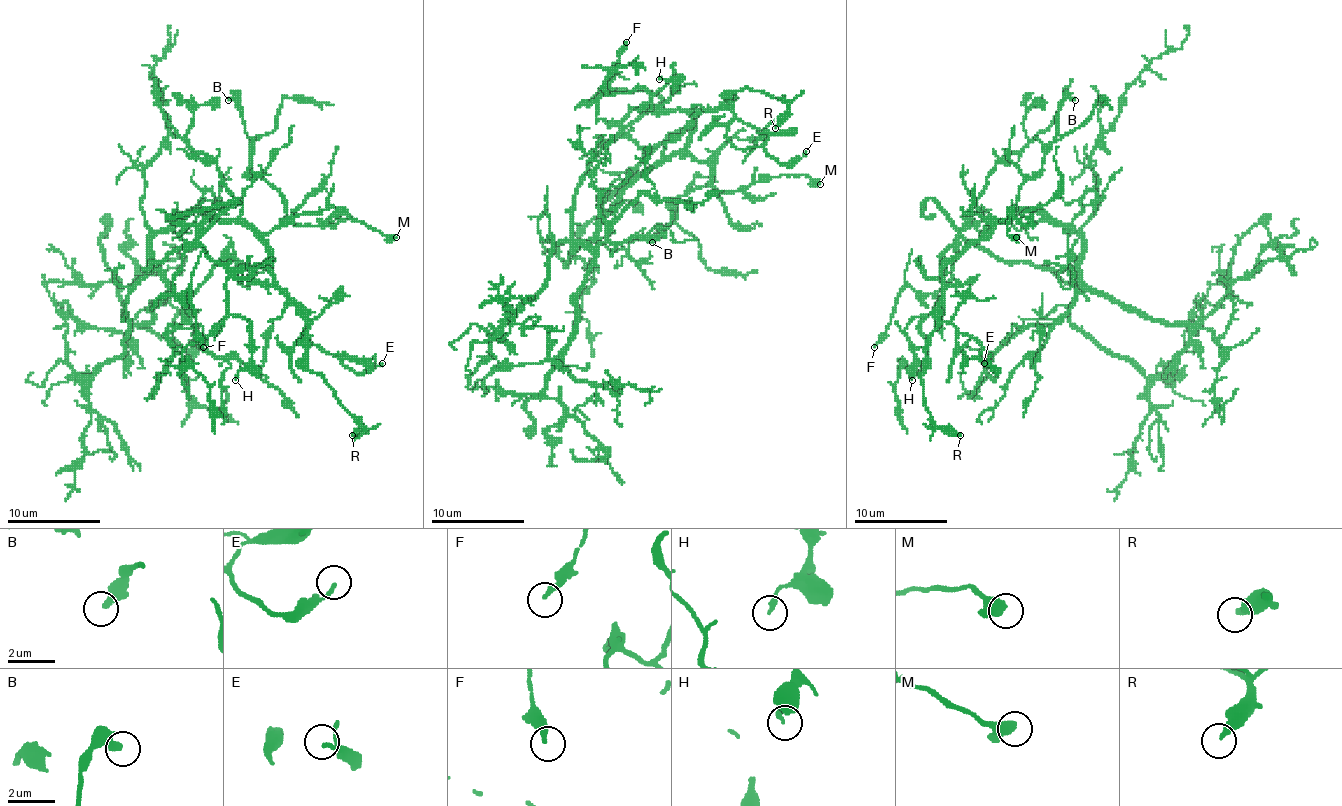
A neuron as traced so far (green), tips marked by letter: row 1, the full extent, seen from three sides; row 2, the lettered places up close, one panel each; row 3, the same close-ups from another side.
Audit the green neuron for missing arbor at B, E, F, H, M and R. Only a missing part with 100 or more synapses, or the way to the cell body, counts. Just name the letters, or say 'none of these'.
none of these

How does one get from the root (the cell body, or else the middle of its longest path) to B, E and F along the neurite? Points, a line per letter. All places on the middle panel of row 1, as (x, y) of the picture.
B: (594, 235), (596, 221), (650, 170), (678, 154), (703, 161), (710, 182), (673, 205), (673, 221), (652, 242)
E: (594, 235), (629, 186), (687, 144), (694, 109), (729, 107), (738, 149), (761, 147), (780, 163), (806, 151)
F: (594, 235), (575, 249), (573, 198), (587, 165), (622, 128), (598, 119), (596, 102), (626, 42)

